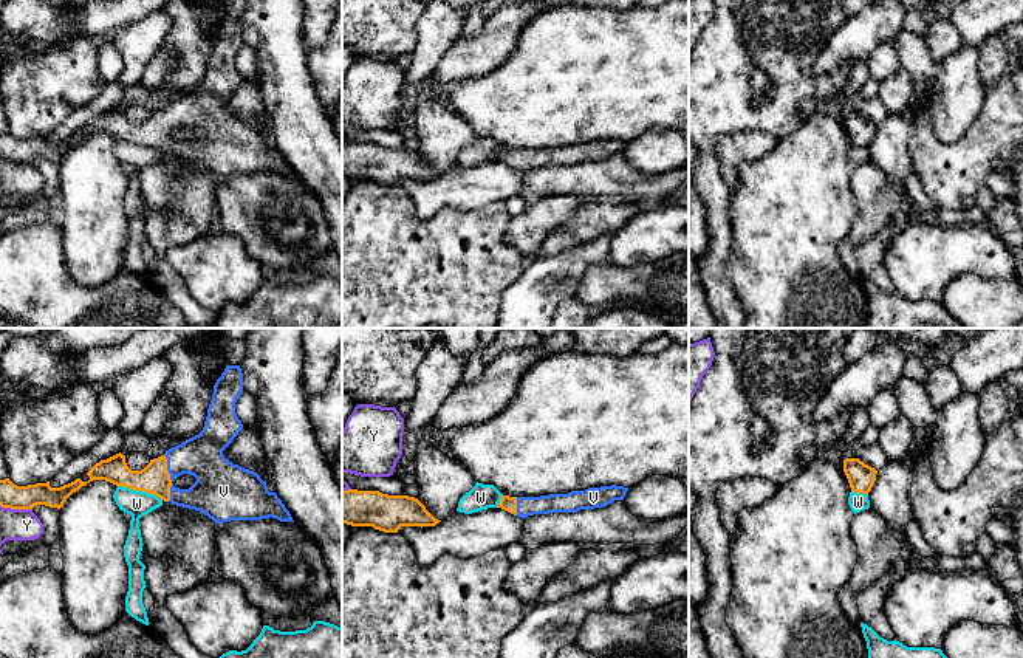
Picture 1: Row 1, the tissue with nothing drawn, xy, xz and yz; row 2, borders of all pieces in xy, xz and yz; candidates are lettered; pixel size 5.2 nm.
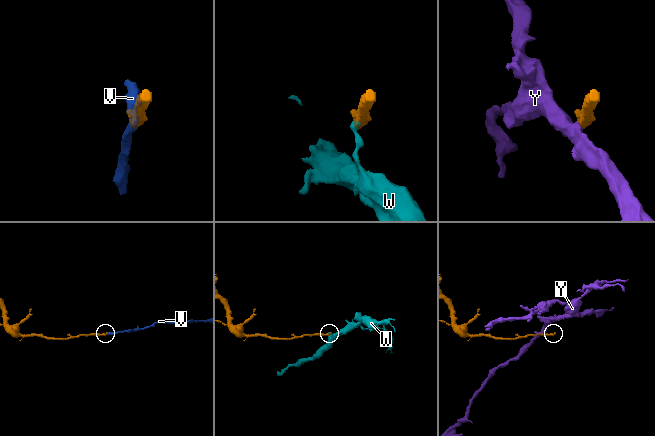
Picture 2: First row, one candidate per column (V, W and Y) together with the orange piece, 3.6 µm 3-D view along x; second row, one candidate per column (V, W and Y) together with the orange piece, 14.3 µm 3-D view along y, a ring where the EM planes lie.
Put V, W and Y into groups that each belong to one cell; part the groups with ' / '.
V / W / Y

